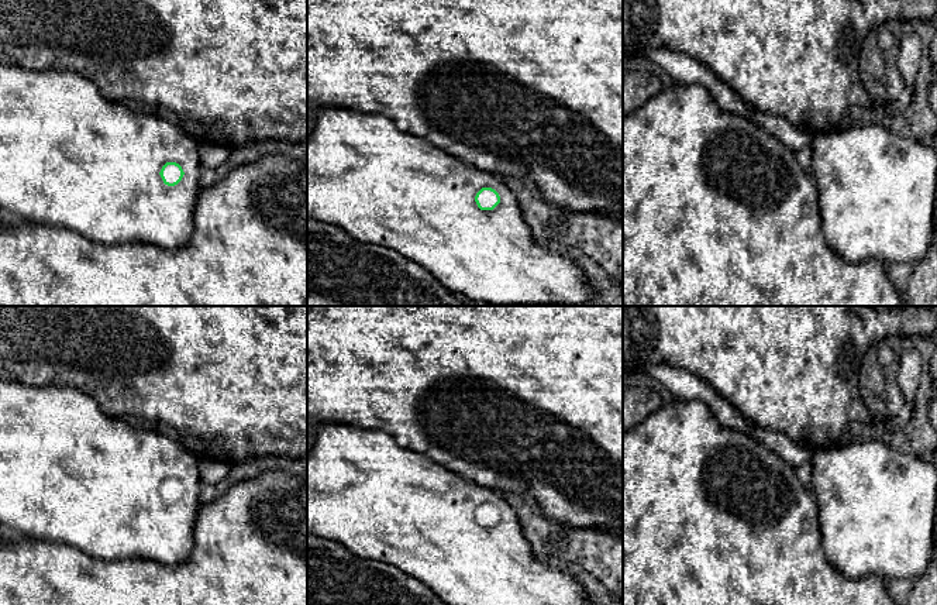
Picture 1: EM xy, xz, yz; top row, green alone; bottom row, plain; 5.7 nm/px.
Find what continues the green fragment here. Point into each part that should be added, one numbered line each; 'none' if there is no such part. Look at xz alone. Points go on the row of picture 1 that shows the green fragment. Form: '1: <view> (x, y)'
1: xz (381, 185)

